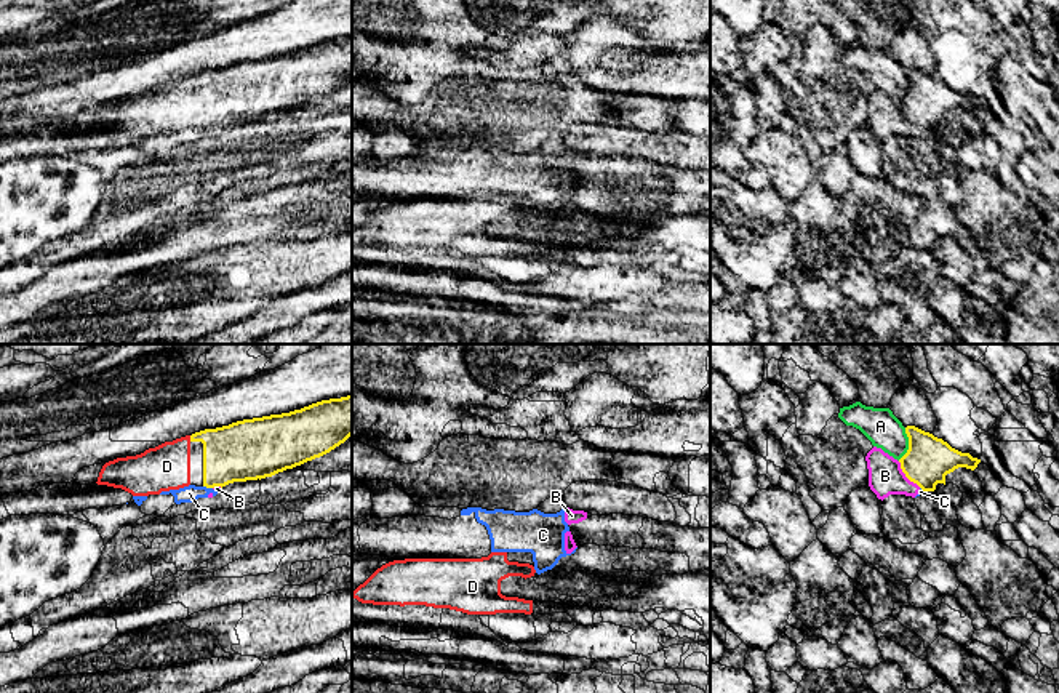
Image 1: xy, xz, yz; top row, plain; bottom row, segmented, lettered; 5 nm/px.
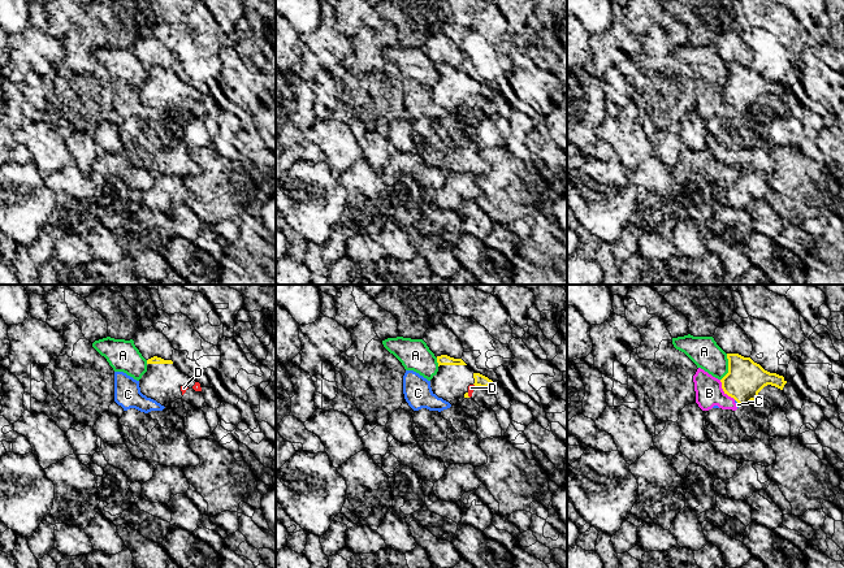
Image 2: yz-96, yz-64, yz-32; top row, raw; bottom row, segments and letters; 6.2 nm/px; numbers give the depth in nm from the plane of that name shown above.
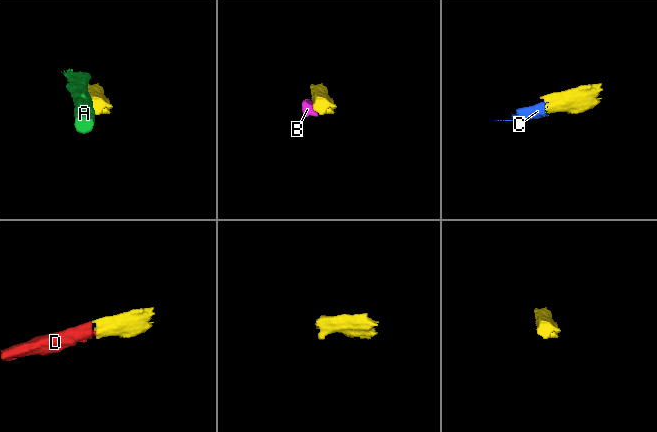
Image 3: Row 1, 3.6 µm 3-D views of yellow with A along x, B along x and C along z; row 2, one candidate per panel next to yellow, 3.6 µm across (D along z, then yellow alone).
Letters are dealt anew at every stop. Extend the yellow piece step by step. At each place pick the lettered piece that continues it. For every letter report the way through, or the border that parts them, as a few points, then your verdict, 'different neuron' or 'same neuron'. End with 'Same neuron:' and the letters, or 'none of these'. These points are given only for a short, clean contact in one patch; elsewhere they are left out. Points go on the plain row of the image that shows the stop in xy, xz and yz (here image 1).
A: different neuron
B: along yz (898, 103), (903, 114), (920, 128) | different neuron
C: along xy (203, 127), (211, 130) | different neuron
D: same neuron
Same neuron: D

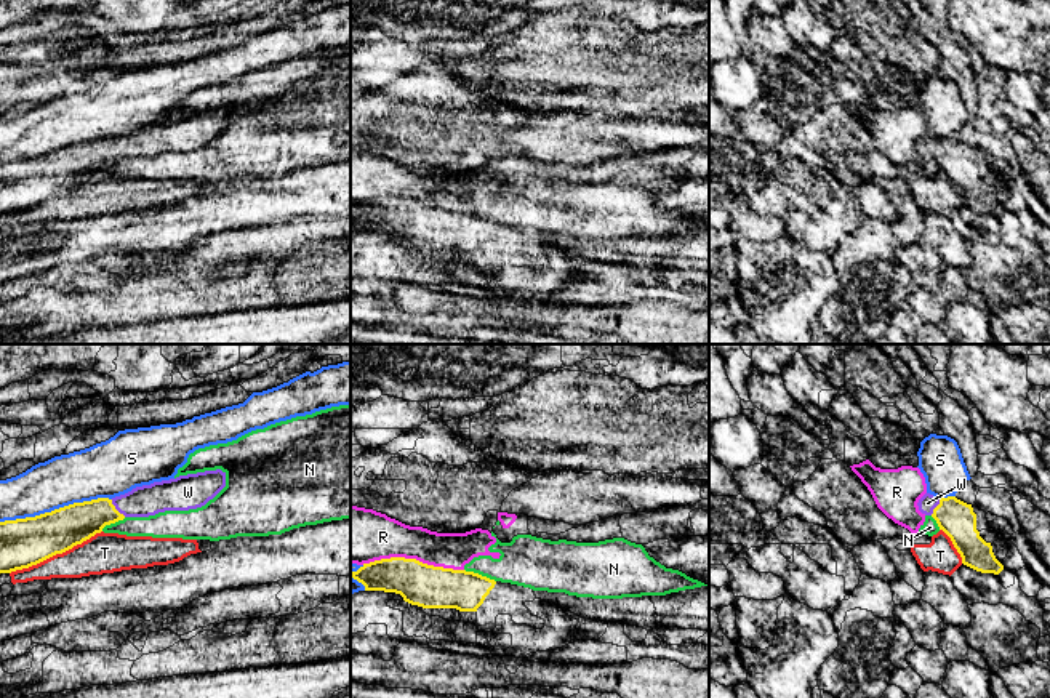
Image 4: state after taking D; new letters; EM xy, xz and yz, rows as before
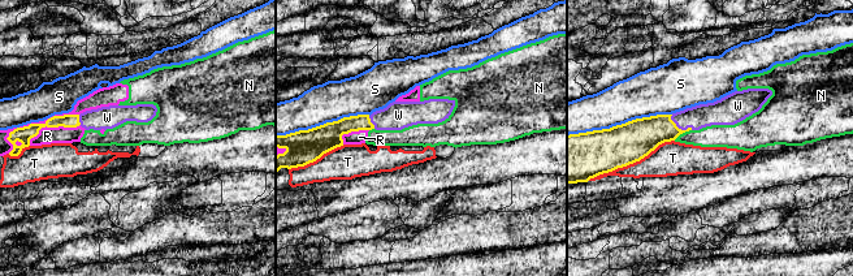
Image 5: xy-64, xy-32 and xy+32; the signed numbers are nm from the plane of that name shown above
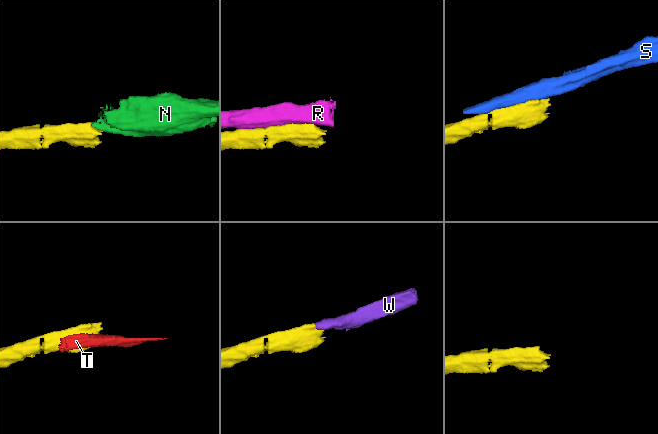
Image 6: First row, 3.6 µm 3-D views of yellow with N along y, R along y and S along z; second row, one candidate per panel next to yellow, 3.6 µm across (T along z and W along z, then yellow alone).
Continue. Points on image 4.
N: along xz (464, 210), (495, 223) | different neuron
R: different neuron
S: different neuron
T: different neuron
W: across xy (69, 167), (98, 154), (116, 151), (159, 138) | same neuron
Same neuron: W

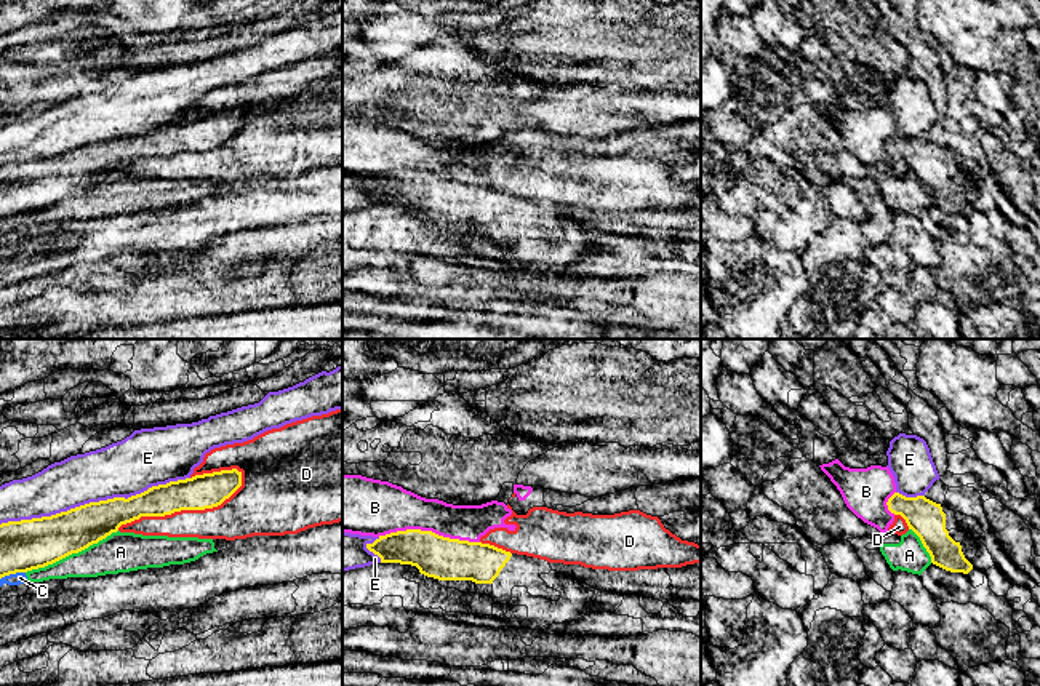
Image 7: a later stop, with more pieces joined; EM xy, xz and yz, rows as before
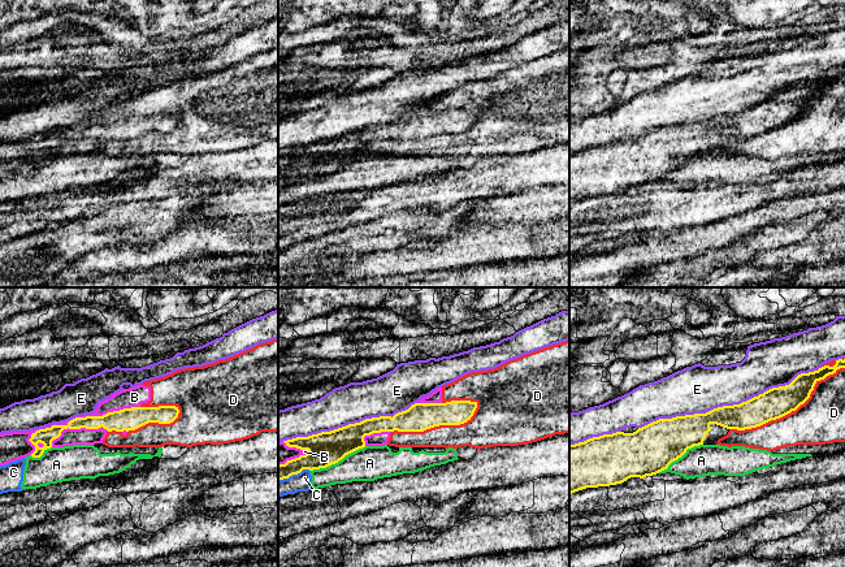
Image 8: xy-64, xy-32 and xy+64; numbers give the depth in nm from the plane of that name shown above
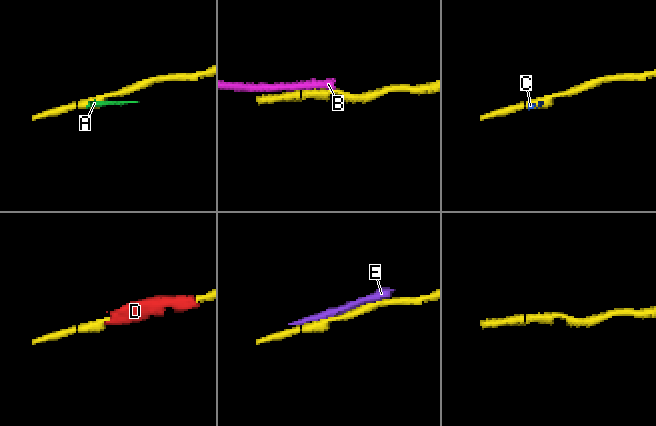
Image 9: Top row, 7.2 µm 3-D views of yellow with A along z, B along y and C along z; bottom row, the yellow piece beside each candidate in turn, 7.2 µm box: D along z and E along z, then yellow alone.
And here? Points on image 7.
A: different neuron
B: different neuron
C: along xy (24, 213), (5, 216), (0, 221) | different neuron
D: different neuron
E: different neuron
Same neuron: none of these

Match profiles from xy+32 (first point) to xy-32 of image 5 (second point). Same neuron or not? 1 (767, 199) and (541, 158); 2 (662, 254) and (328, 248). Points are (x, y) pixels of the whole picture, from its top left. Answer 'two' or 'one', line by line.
1: two
2: one

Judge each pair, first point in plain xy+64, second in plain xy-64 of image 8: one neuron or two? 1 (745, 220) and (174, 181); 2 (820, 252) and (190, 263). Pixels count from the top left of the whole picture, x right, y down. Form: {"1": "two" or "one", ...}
{"1": "two", "2": "two"}

